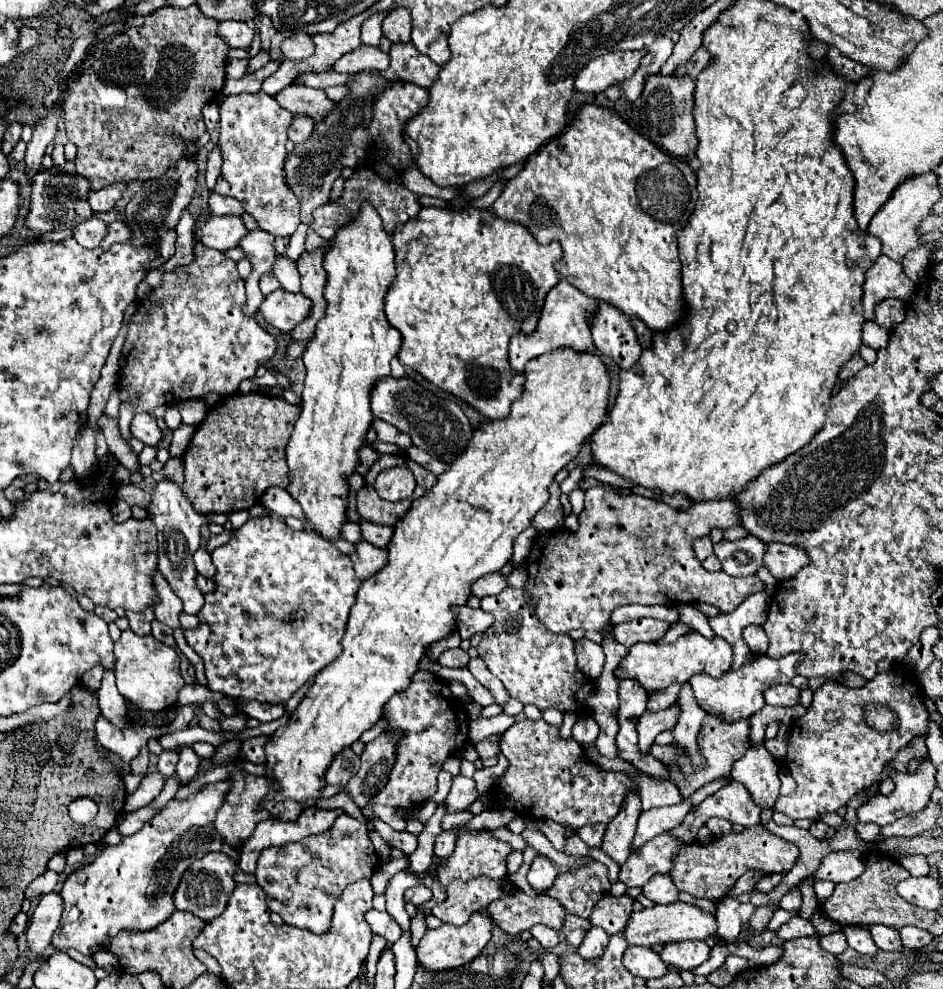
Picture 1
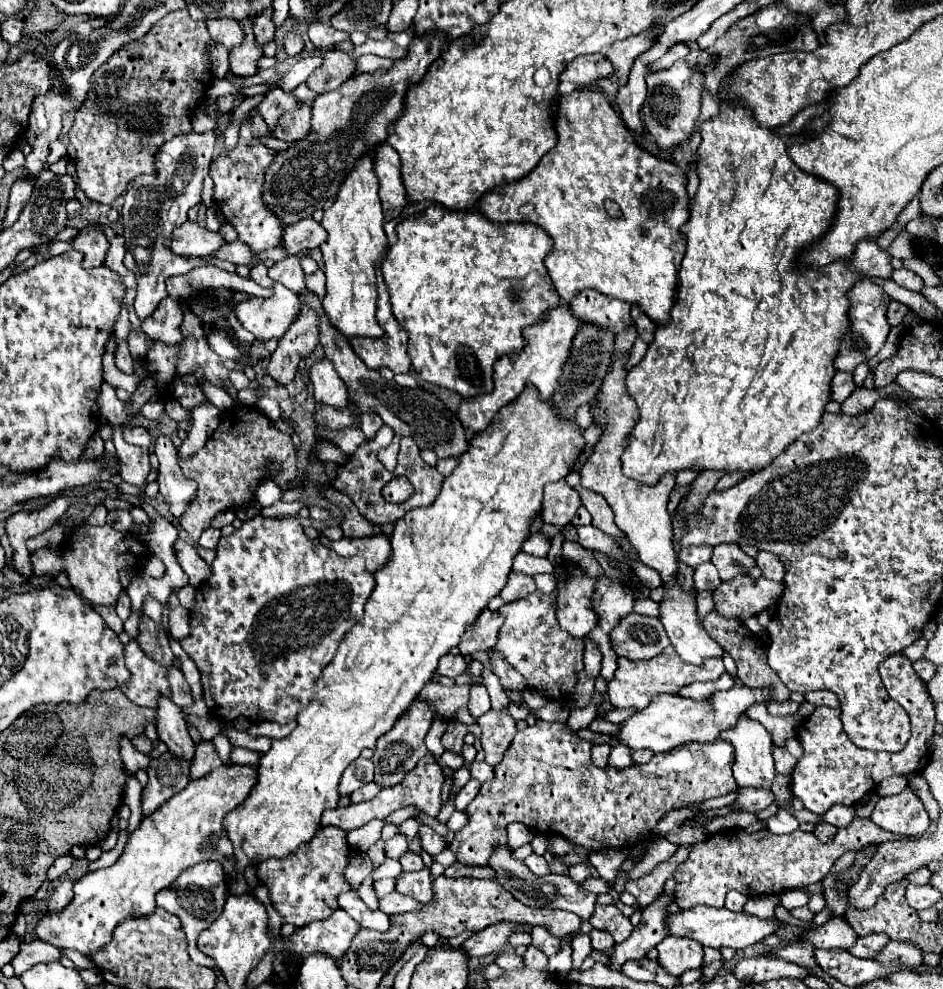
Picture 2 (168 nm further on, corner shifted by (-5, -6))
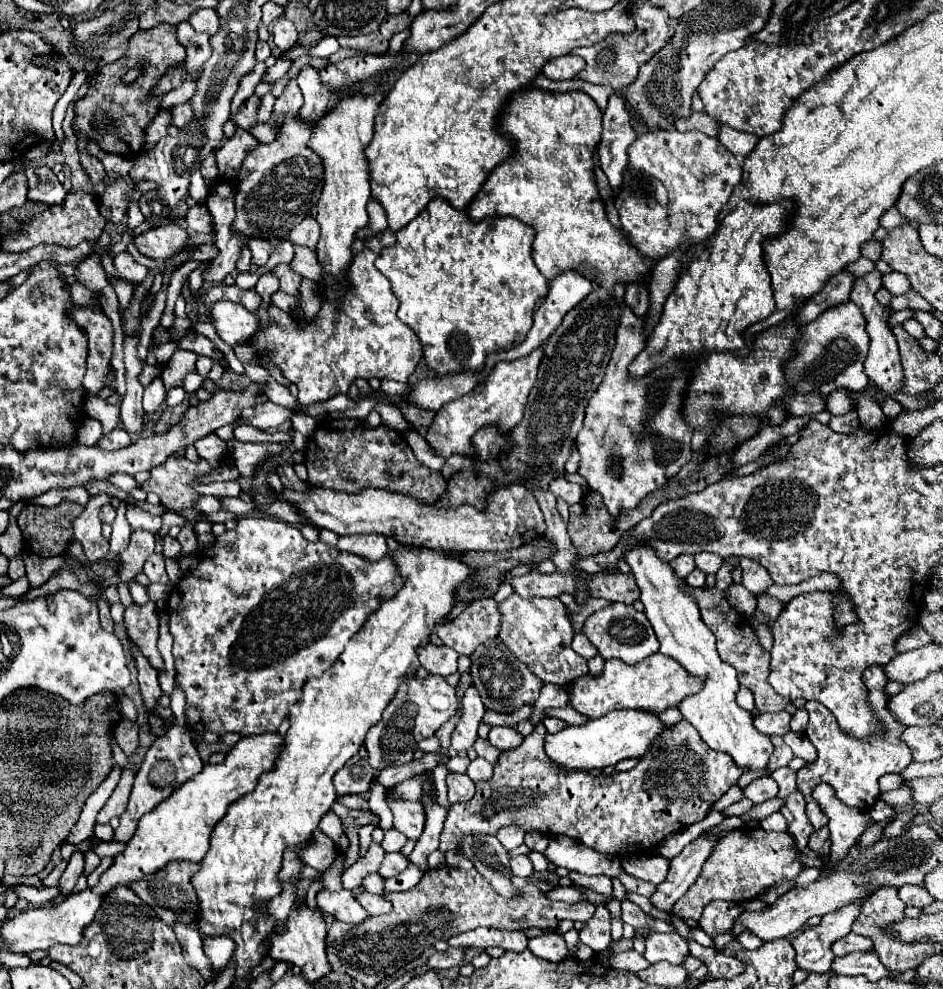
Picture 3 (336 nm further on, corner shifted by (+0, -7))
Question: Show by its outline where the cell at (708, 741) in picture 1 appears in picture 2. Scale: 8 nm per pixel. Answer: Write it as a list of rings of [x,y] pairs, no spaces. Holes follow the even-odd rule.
[[[538,720],[534,726],[528,726],[526,730],[520,730],[520,732],[514,736],[510,748],[506,750],[506,754],[504,754],[504,758],[502,758],[502,762],[500,762],[498,766],[494,766],[494,780],[484,782],[482,788],[480,788],[480,794],[466,806],[464,812],[466,812],[466,816],[468,816],[468,824],[454,836],[454,840],[452,840],[454,848],[452,848],[452,850],[454,850],[456,858],[458,858],[458,862],[462,862],[462,864],[486,866],[494,846],[496,846],[496,844],[506,844],[506,826],[508,826],[510,822],[522,822],[522,824],[526,824],[528,828],[538,830],[540,834],[558,834],[558,832],[560,832],[562,836],[570,838],[572,842],[582,844],[582,846],[586,846],[586,848],[590,848],[590,850],[596,850],[596,852],[598,852],[598,850],[608,850],[608,848],[622,848],[622,850],[624,850],[624,848],[630,848],[630,846],[634,846],[636,842],[640,842],[642,836],[652,834],[652,830],[656,828],[656,824],[660,822],[660,818],[662,818],[664,814],[668,814],[668,812],[672,812],[672,810],[686,808],[686,806],[690,806],[690,804],[704,802],[704,800],[708,800],[708,798],[724,796],[724,794],[728,794],[728,792],[732,792],[732,790],[738,788],[738,786],[736,786],[736,780],[734,780],[734,776],[732,776],[734,748],[732,748],[730,744],[726,744],[726,742],[722,744],[722,741],[724,740],[717,739],[709,743],[696,744],[696,742],[694,742],[694,744],[684,744],[684,746],[680,746],[680,748],[676,748],[676,750],[670,750],[670,752],[666,752],[666,754],[660,754],[660,758],[658,758],[658,754],[654,754],[652,760],[650,760],[648,764],[644,764],[644,766],[632,766],[632,768],[624,768],[624,770],[606,768],[604,774],[602,774],[602,780],[600,780],[600,768],[596,768],[591,760],[591,742],[584,739],[582,740],[582,738],[576,736],[574,732],[570,732],[570,728],[568,728],[566,724],[560,724],[560,722],[542,722],[542,720]]]

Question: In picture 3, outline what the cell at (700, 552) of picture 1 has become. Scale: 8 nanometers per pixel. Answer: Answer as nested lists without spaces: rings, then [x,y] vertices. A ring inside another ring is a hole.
[[[679,555],[677,559],[671,559],[669,563],[671,563],[671,567],[675,569],[677,575],[687,577],[687,575],[695,569],[695,561],[693,561],[693,559],[695,559],[693,555]]]

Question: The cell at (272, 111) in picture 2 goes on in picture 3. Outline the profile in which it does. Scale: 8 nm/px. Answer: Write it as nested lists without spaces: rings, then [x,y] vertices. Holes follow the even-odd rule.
[[[251,95],[251,97],[243,103],[241,111],[231,117],[231,121],[233,121],[235,125],[239,125],[239,127],[243,127],[243,129],[249,131],[251,127],[257,125],[257,113],[259,113],[259,97],[257,97],[257,95]]]

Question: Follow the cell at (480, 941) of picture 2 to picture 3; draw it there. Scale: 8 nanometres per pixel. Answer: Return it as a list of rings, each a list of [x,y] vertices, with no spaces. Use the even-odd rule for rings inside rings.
[[[449,947],[447,951],[435,951],[431,957],[429,957],[429,961],[427,961],[427,965],[431,967],[431,969],[451,969],[451,967],[455,967],[455,965],[459,965],[459,963],[463,963],[463,959],[465,959],[465,953],[467,953],[467,947]]]

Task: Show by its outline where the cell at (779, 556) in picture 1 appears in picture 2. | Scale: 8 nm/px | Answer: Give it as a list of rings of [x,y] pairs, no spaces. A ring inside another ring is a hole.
[[[758,552],[756,556],[756,564],[762,570],[762,576],[774,582],[782,582],[784,580],[784,564],[770,552]]]

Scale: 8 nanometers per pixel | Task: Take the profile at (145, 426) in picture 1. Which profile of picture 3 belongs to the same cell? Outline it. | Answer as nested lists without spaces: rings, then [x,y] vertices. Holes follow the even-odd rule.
[[[115,427],[109,435],[103,435],[97,443],[99,447],[107,449],[107,451],[115,451],[115,449],[123,449],[127,445],[131,445],[131,435],[123,429],[123,427]]]

